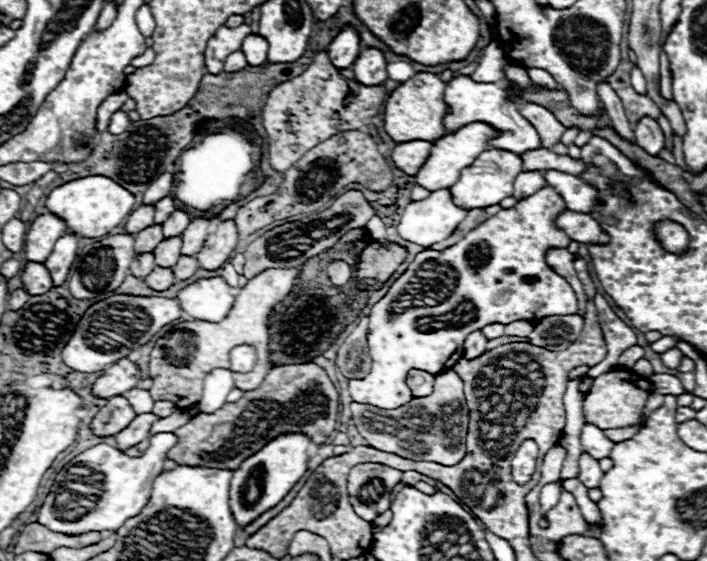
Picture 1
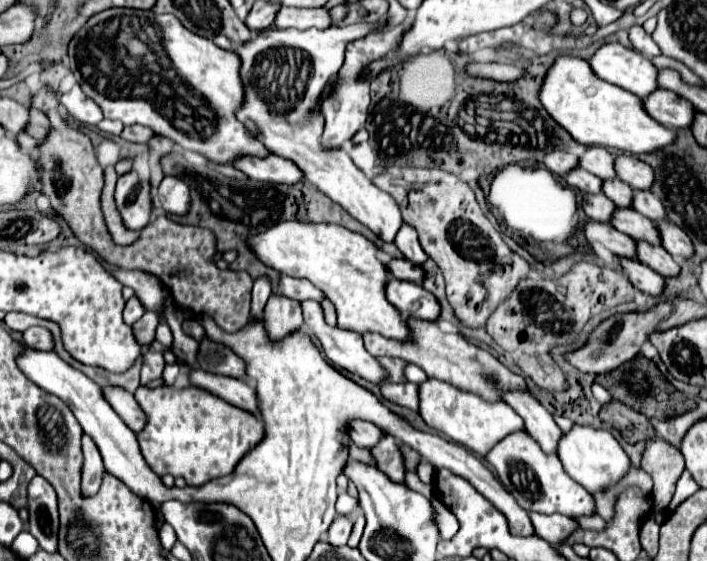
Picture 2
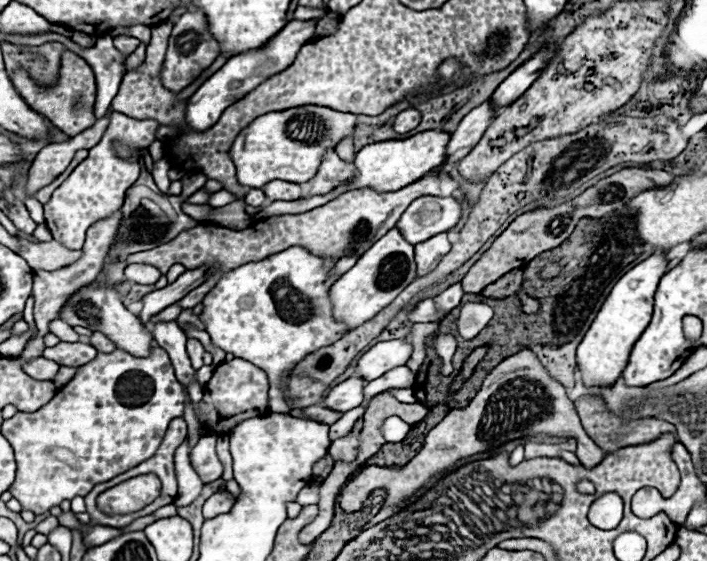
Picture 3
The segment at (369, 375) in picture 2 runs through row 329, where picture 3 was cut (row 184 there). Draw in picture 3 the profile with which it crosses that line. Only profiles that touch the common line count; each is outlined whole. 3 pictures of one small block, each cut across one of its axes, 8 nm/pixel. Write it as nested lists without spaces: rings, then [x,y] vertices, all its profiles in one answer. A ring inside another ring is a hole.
[[[326,150],[320,162],[320,168],[316,172],[316,176],[310,180],[310,192],[306,198],[310,196],[322,196],[332,192],[336,186],[340,186],[342,182],[350,180],[354,176],[354,166],[342,162],[334,150]]]

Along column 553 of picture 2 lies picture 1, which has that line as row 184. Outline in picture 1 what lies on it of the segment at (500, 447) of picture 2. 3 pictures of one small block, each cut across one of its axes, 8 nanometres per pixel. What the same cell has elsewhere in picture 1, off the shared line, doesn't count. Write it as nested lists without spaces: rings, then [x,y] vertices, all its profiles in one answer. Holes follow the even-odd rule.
[[[490,148],[490,150],[482,152],[468,168],[462,170],[460,180],[450,188],[452,202],[456,202],[460,208],[466,208],[466,210],[488,208],[488,206],[500,204],[502,198],[512,196],[514,180],[520,172],[522,172],[522,160],[518,154],[512,154],[508,150]]]

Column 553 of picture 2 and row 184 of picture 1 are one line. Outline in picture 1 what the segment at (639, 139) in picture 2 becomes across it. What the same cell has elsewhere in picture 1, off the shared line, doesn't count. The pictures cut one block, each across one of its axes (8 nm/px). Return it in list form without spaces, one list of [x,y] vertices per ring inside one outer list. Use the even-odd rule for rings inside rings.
[[[88,176],[54,188],[48,194],[44,206],[48,212],[66,222],[70,234],[80,238],[98,238],[106,236],[112,228],[122,224],[122,220],[128,218],[134,210],[134,202],[134,196],[114,180],[108,180],[104,176]]]

